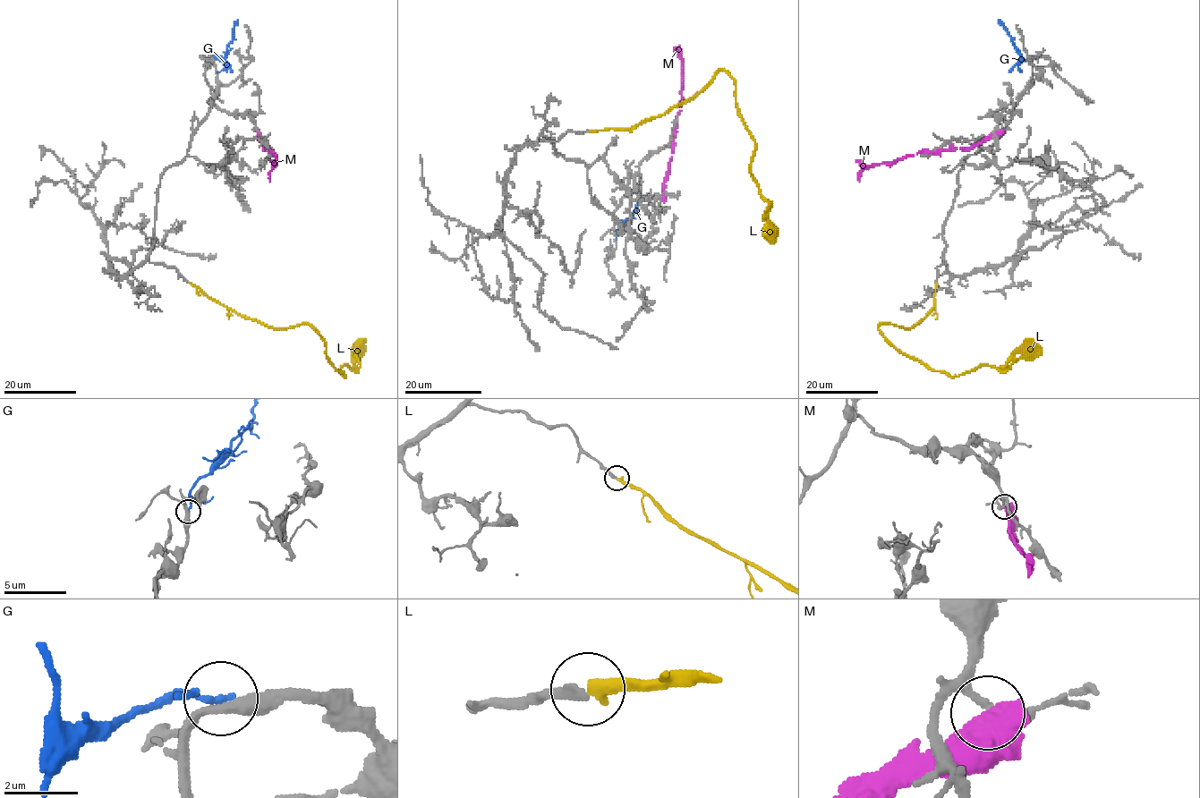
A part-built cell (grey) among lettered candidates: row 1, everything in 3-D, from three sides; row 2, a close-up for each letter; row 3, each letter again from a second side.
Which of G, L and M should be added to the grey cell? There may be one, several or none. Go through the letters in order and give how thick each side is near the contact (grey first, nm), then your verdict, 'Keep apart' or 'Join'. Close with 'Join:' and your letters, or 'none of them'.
G: Thickness 320 nm (grey) against 140 nm. Keep apart
L: Thickness 240 nm (grey) against 300 nm. Keep apart
M: Thickness 150 nm (grey) against 650 nm. Keep apart
Join: none of them

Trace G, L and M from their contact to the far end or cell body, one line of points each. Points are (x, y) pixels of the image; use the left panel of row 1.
G: (215, 57), (225, 57), (233, 38), (234, 24), (238, 19)
L: (189, 283), (273, 327), (309, 323), (344, 377), (344, 365), (360, 366), (355, 352), (361, 347)
M: (257, 131), (259, 141), (274, 153), (276, 162), (270, 171), (269, 182)

